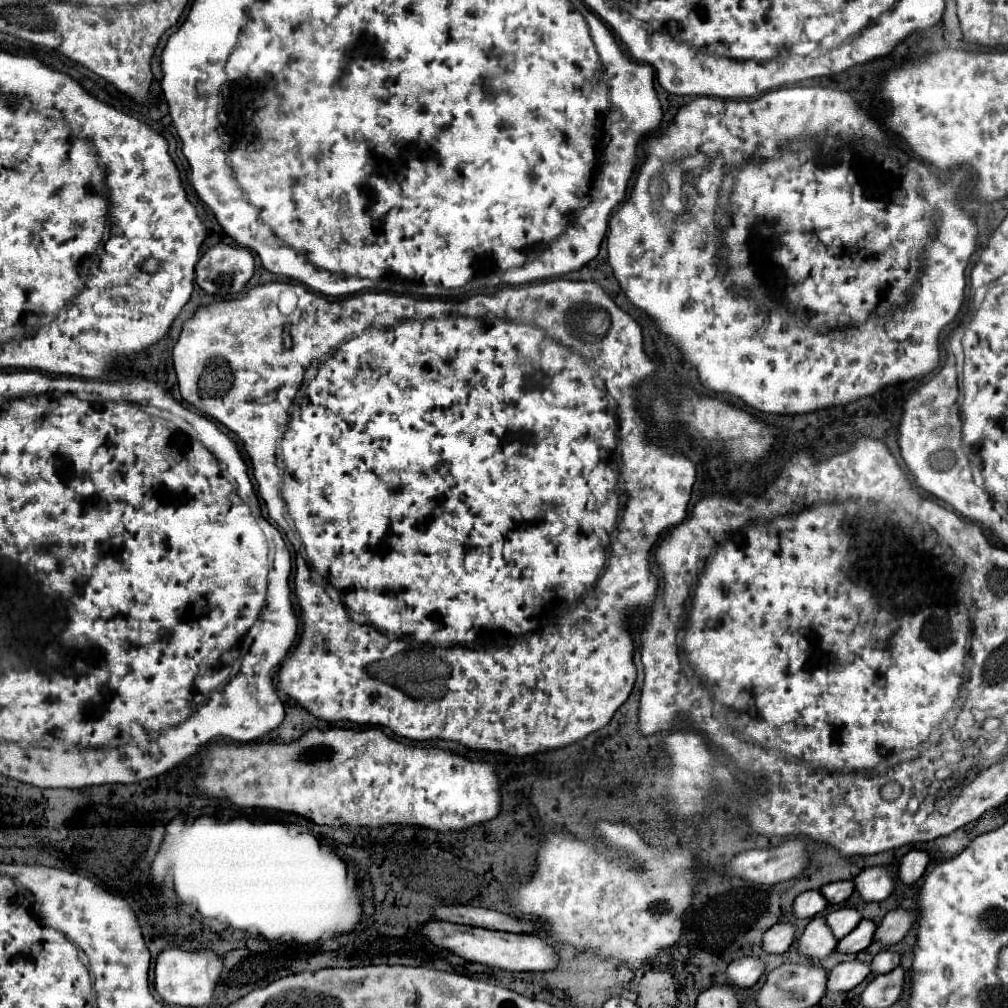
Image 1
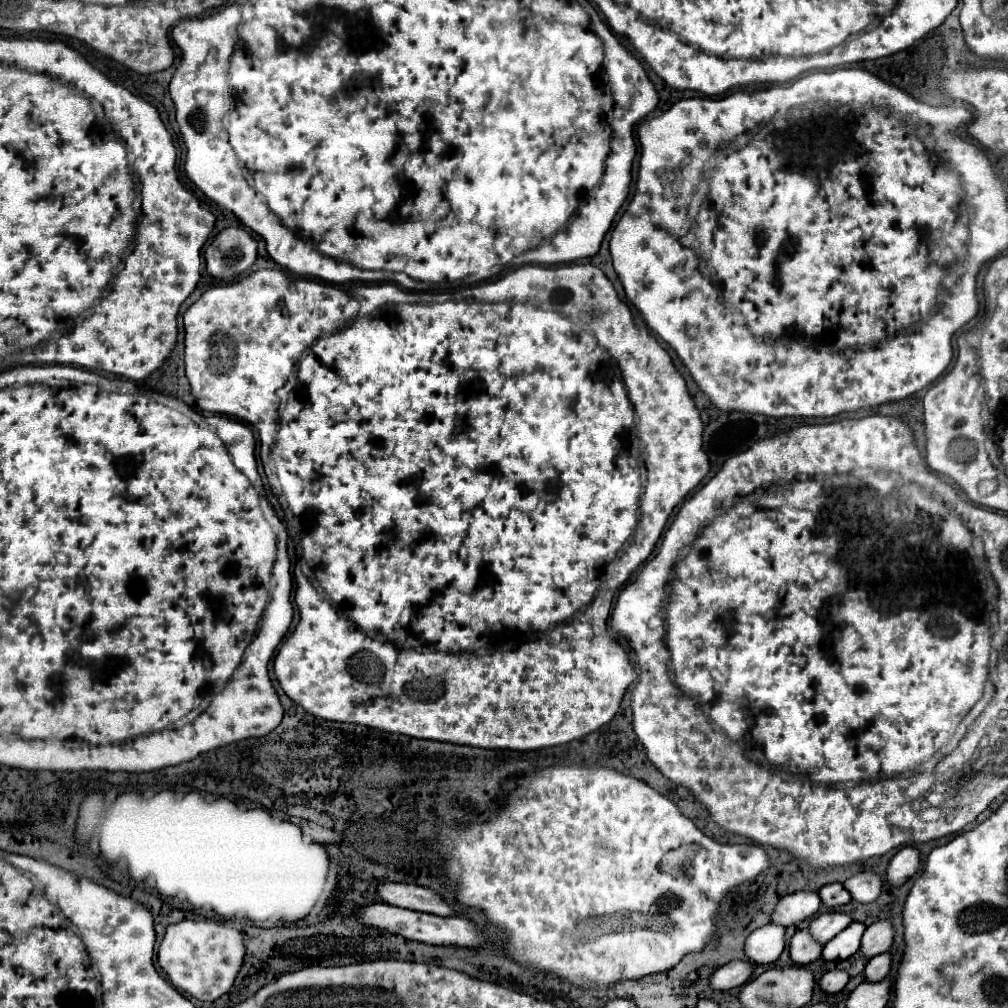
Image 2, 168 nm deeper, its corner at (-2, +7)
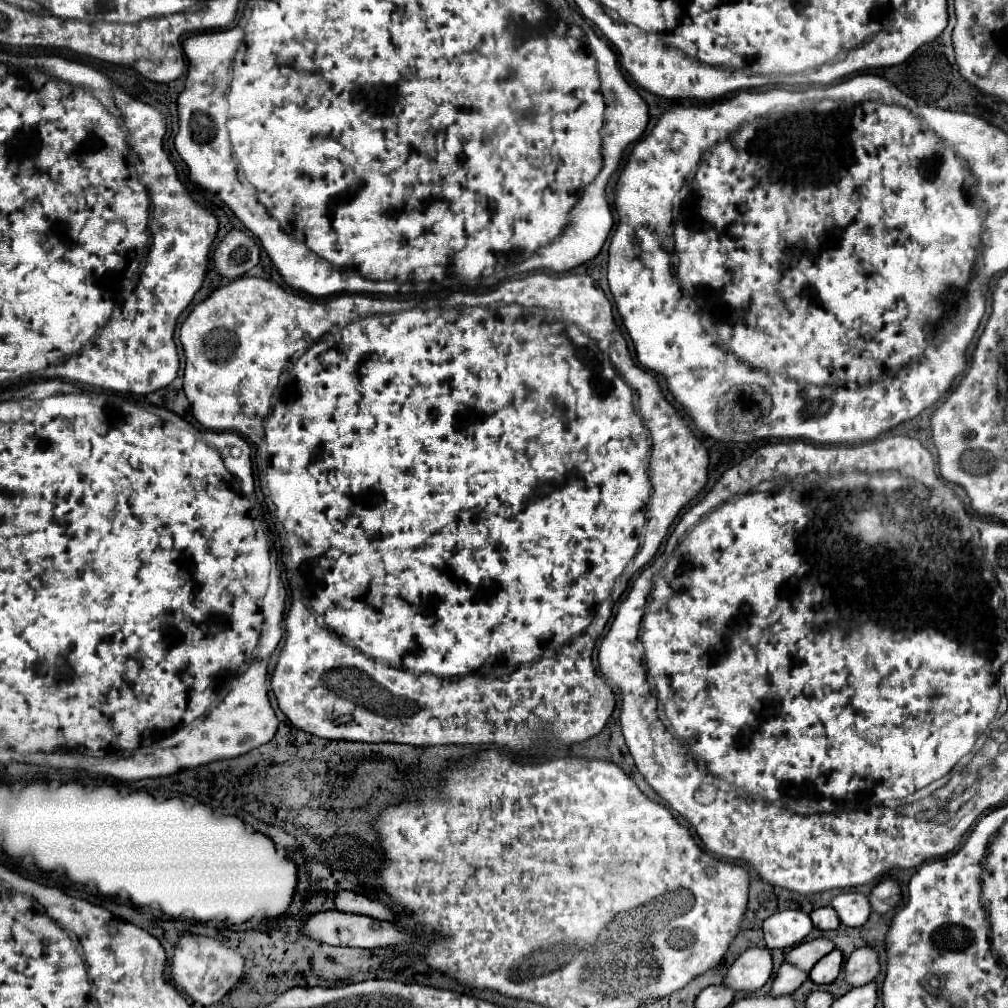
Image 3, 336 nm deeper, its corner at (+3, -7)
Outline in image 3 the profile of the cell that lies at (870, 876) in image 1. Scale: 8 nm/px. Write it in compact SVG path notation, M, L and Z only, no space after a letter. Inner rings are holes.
M845 892L833 898L831 902L833 910L839 914L839 920L845 926L853 926L859 928L867 922L869 914L871 914L871 904L869 898L859 894L859 892Z

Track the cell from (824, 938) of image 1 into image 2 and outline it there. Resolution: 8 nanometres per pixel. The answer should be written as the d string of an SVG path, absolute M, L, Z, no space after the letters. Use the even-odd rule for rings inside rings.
M798 930L790 940L790 958L798 966L806 966L818 960L820 954L822 954L822 944L816 944L816 940L812 940L808 930Z

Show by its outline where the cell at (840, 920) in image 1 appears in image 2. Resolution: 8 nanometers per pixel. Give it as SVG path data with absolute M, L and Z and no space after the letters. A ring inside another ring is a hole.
M824 912L818 918L814 918L808 926L808 932L812 934L812 938L820 944L826 944L828 940L832 940L836 934L840 934L848 924L852 922L850 916L840 914L840 912Z

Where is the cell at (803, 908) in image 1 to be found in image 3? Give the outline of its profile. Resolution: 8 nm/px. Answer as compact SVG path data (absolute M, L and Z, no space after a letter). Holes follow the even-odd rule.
M783 910L769 916L763 922L763 934L767 948L791 948L799 944L813 930L809 914L799 910Z

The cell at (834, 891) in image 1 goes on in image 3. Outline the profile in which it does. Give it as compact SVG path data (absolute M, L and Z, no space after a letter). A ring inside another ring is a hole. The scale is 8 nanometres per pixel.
M831 906L817 908L809 916L811 916L815 928L819 928L819 930L835 930L839 926L839 918L835 916L835 910L831 910Z

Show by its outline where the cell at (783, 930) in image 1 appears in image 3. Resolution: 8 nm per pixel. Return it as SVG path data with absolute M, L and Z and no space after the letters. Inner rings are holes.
M767 948L745 950L729 968L725 976L725 986L735 992L755 992L759 990L773 972L773 956Z

